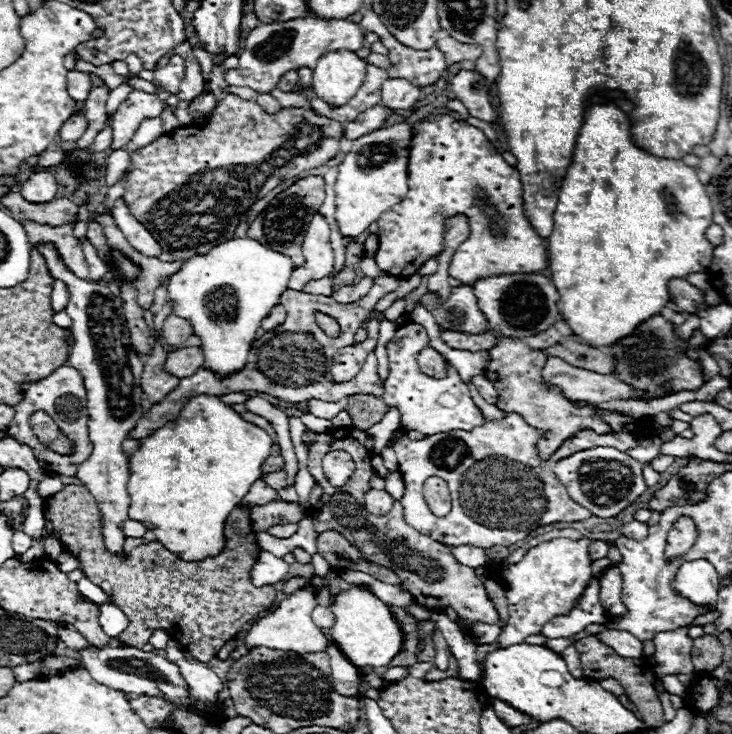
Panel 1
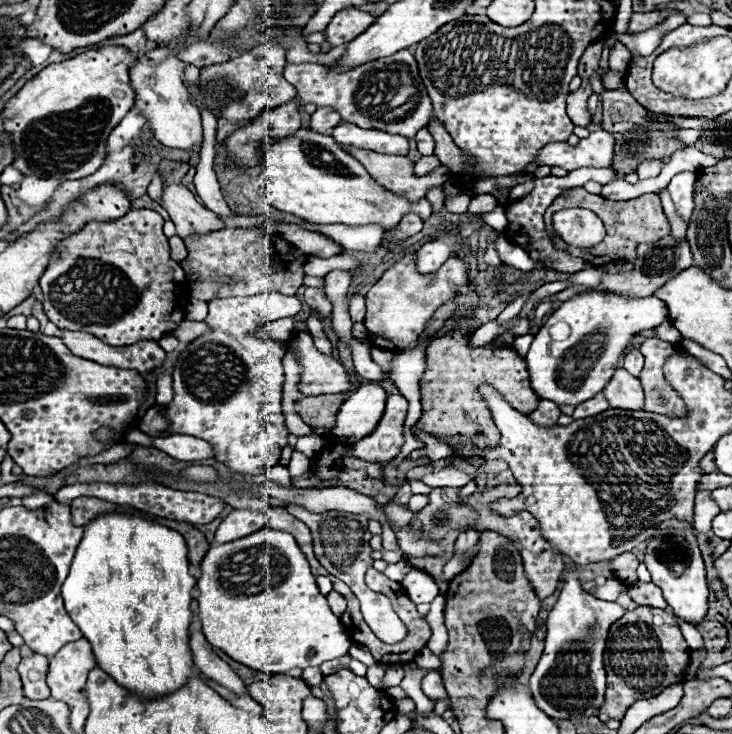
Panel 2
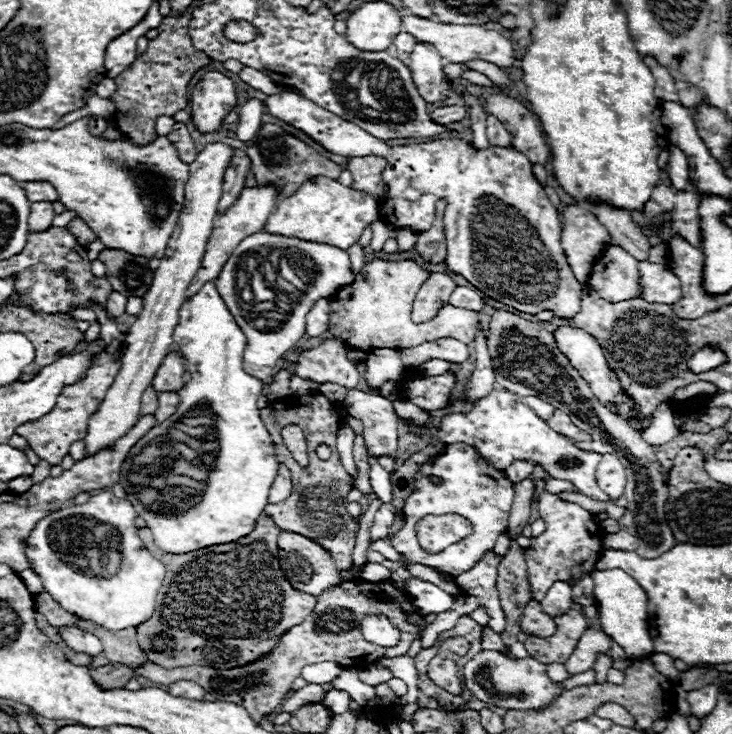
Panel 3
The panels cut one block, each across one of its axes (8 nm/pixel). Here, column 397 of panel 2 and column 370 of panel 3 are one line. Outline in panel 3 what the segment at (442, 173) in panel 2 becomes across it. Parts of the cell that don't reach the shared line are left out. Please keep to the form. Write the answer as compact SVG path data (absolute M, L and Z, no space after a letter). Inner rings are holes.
M362 156L362 158L348 158L346 168L352 174L354 188L362 188L364 192L370 192L376 200L384 196L386 184L382 182L380 172L384 170L384 162L378 156Z

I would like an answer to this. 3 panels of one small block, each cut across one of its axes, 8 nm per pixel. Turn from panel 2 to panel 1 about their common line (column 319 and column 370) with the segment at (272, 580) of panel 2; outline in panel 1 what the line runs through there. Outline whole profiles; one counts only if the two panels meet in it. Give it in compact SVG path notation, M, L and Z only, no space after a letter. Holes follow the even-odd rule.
M350 586L342 590L334 602L328 606L336 618L334 626L330 628L330 636L340 652L354 664L354 666L372 666L380 668L390 664L390 660L402 650L404 636L400 624L392 618L390 606L378 600L368 588Z

